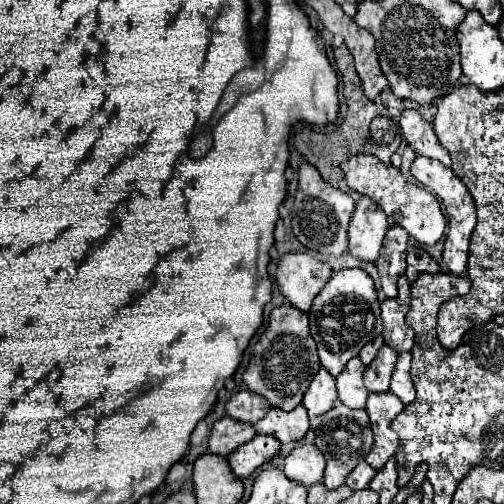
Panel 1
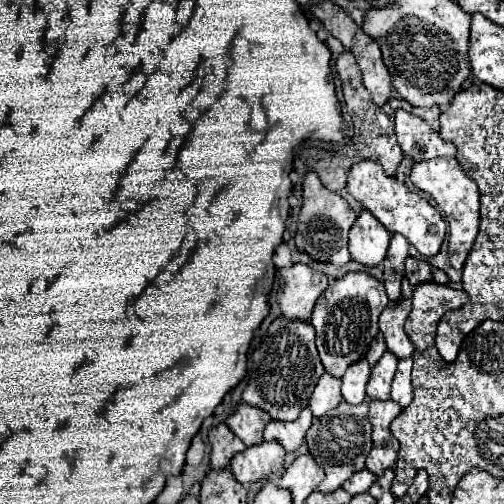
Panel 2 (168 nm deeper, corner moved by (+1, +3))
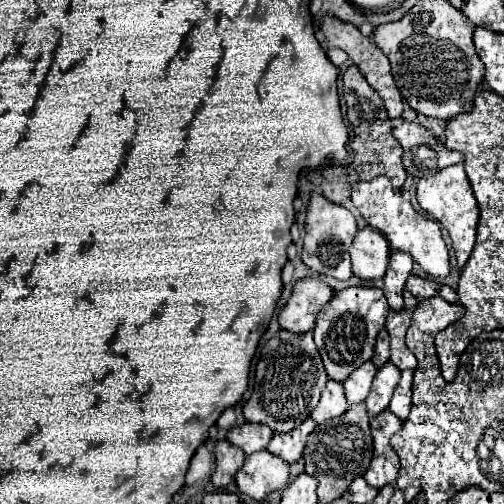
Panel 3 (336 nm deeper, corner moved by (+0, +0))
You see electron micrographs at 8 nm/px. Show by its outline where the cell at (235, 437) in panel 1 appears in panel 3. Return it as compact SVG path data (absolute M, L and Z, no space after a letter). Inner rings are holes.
M218 440L214 446L216 454L216 470L212 474L212 484L216 488L226 488L230 482L234 482L236 472L242 468L246 454L238 448L232 446L228 440Z

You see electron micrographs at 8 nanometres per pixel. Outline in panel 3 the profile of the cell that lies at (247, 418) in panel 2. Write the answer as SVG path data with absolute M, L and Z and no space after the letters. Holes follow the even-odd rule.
M246 422L244 426L228 430L226 440L230 440L234 446L242 448L246 456L250 456L254 452L266 450L266 446L268 446L268 442L270 442L272 436L274 436L274 432L266 424Z

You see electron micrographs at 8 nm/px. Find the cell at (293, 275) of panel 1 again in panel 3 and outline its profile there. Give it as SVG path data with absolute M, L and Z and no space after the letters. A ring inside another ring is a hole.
M304 278L294 284L294 292L288 304L282 308L278 316L278 324L282 330L304 334L314 330L318 312L326 302L330 302L332 290L316 278Z

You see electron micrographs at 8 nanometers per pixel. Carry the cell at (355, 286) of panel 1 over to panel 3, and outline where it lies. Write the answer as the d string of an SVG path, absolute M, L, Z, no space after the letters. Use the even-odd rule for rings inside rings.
M354 286L334 294L334 298L318 314L318 322L314 328L314 340L330 380L344 382L348 374L352 374L358 366L374 356L374 342L378 332L384 328L388 312L390 308L380 288Z

